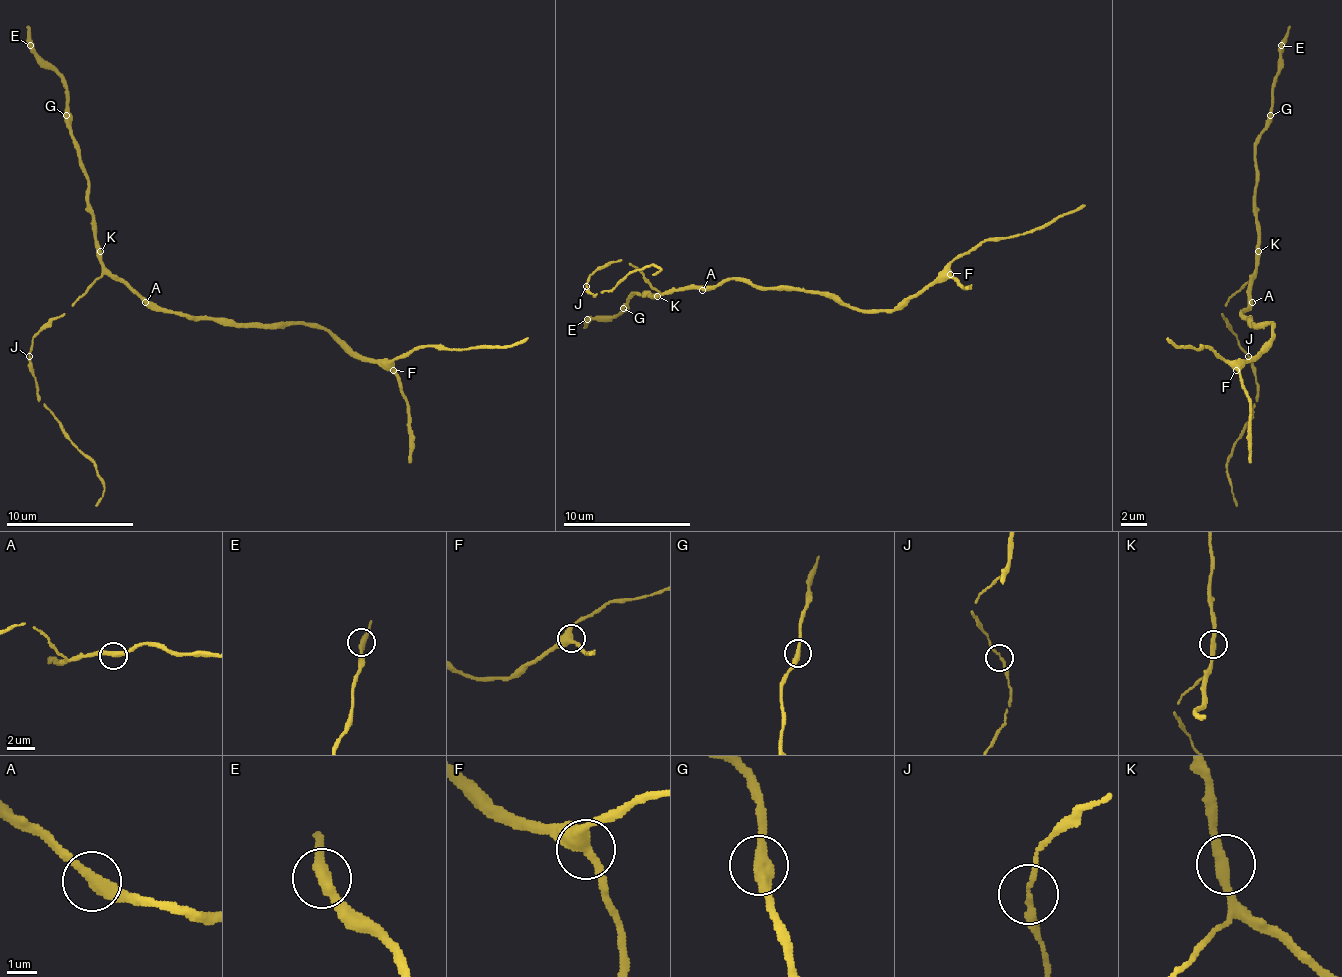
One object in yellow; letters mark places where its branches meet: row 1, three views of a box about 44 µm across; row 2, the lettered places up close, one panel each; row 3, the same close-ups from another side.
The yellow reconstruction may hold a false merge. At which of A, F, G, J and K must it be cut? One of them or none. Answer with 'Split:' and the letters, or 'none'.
Split: none

